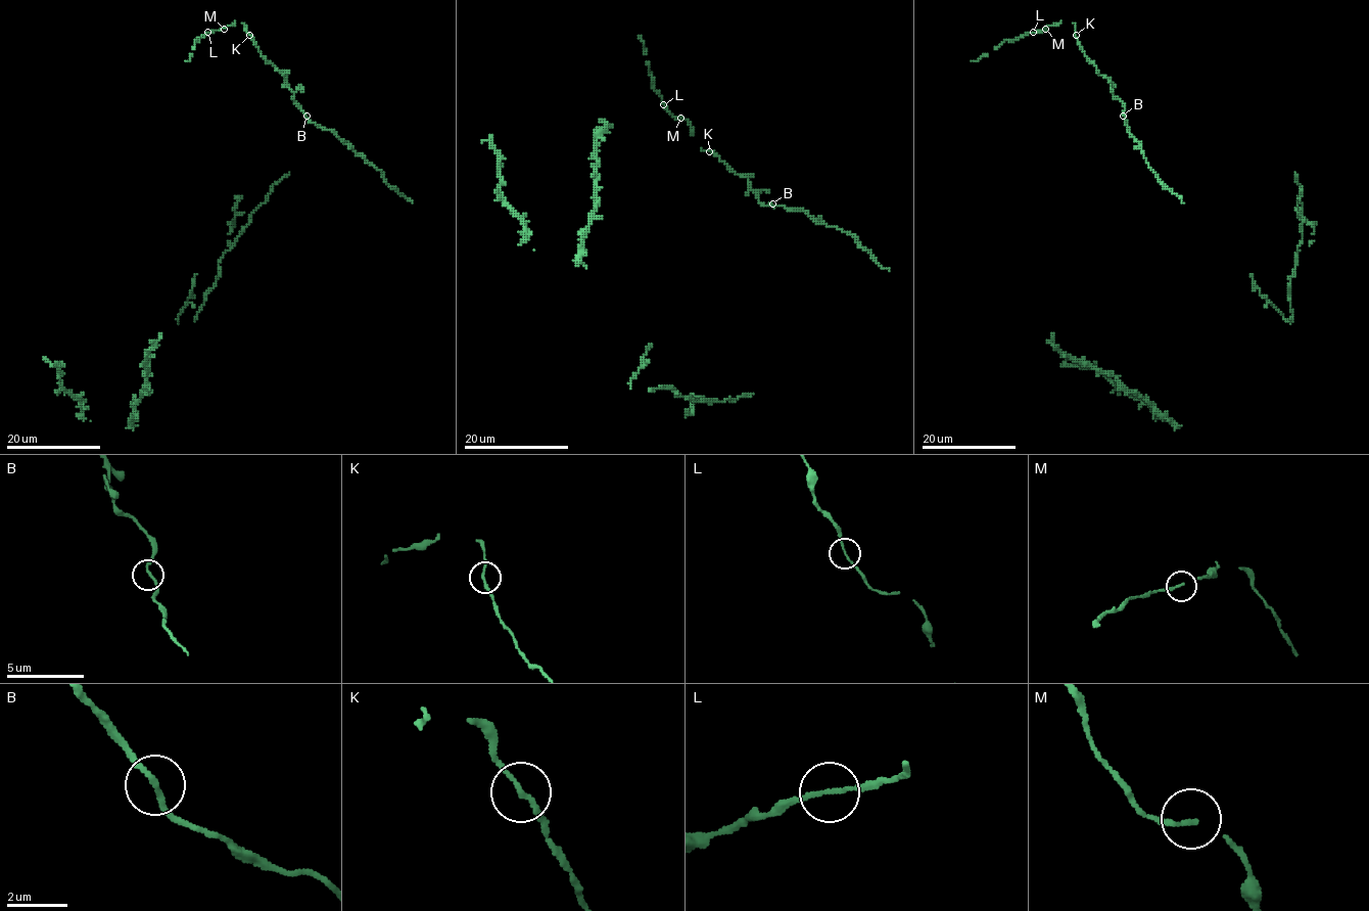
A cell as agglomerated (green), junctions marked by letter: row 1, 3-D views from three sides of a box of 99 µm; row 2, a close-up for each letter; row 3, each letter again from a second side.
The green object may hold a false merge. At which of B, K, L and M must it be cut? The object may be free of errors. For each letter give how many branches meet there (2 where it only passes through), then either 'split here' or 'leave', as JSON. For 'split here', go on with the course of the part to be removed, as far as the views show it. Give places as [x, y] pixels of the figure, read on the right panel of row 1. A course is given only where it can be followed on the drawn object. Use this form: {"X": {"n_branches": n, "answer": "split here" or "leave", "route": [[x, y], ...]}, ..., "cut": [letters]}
{"B": {"n_branches": 2, "answer": "leave"}, "K": {"n_branches": 2, "answer": "leave"}, "L": {"n_branches": 2, "answer": "leave"}, "M": {"n_branches": 2, "answer": "leave"}, "cut": []}

